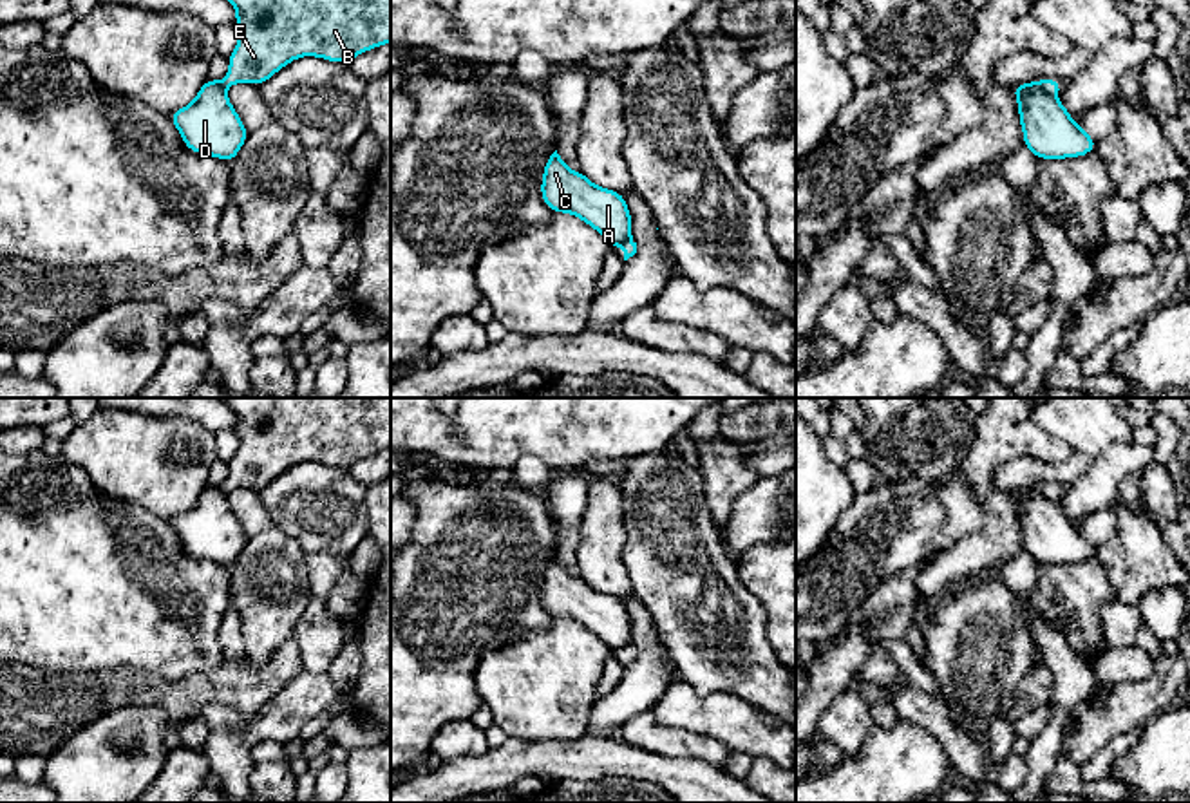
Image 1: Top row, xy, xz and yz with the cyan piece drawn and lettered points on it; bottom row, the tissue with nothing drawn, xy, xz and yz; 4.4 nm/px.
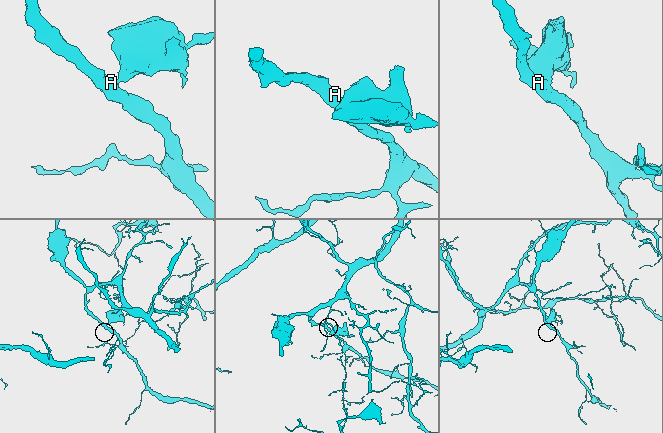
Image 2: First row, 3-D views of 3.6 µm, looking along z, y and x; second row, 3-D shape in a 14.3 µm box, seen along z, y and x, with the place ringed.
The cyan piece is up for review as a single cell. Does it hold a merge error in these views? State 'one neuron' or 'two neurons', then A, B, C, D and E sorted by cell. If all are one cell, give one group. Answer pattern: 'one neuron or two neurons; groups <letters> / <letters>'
two neurons; groups A C D / B E

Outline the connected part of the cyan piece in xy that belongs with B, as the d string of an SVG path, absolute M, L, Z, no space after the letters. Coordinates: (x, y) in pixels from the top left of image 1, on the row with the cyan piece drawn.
M228 0L237 9L239 43L228 56L230 69L222 80L226 90L233 83L260 85L300 56L349 63L354 56L391 43L391 0Z

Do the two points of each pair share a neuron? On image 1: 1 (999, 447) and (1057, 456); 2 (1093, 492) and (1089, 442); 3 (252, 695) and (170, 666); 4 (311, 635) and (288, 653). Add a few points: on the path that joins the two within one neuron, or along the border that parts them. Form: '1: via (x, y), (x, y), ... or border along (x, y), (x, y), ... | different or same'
1: via (1013, 444), (1042, 445) | same
2: border along (1131, 440), (1109, 444), (1093, 460) | different
3: border along (223, 661), (210, 671), (181, 679), (151, 673) | different
4: border along (292, 637), (304, 670) | different

